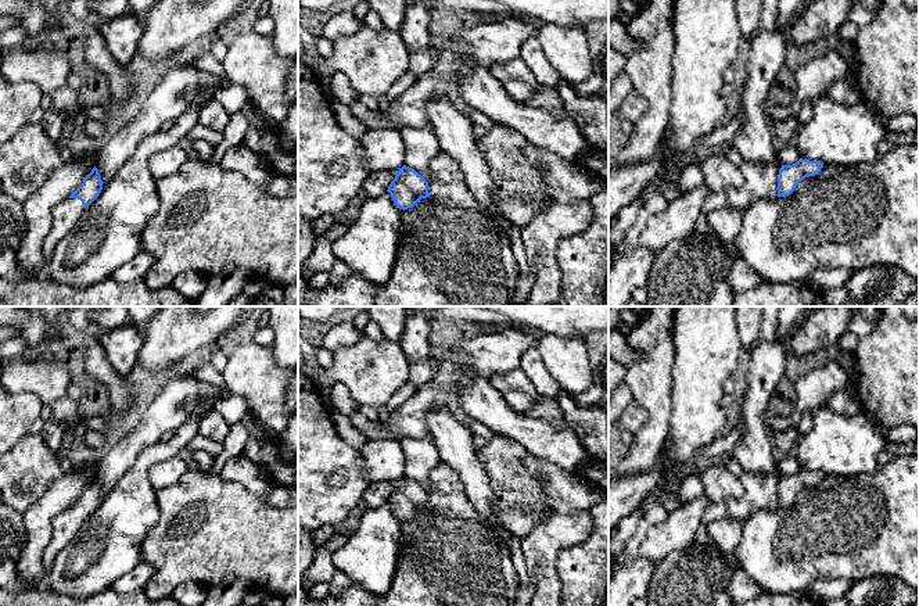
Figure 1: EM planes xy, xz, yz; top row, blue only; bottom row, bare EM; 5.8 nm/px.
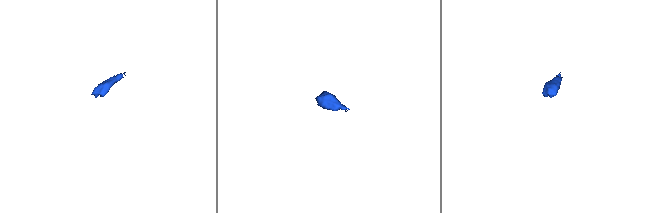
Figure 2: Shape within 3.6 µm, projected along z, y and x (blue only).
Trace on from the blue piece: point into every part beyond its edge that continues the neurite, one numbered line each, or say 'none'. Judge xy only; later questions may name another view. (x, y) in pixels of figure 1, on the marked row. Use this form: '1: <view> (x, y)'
1: xy (65, 214)

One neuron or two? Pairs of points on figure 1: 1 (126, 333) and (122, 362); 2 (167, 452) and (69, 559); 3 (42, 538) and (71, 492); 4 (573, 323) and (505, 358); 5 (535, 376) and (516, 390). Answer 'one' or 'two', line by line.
1: one
2: one
3: one
4: two
5: two

